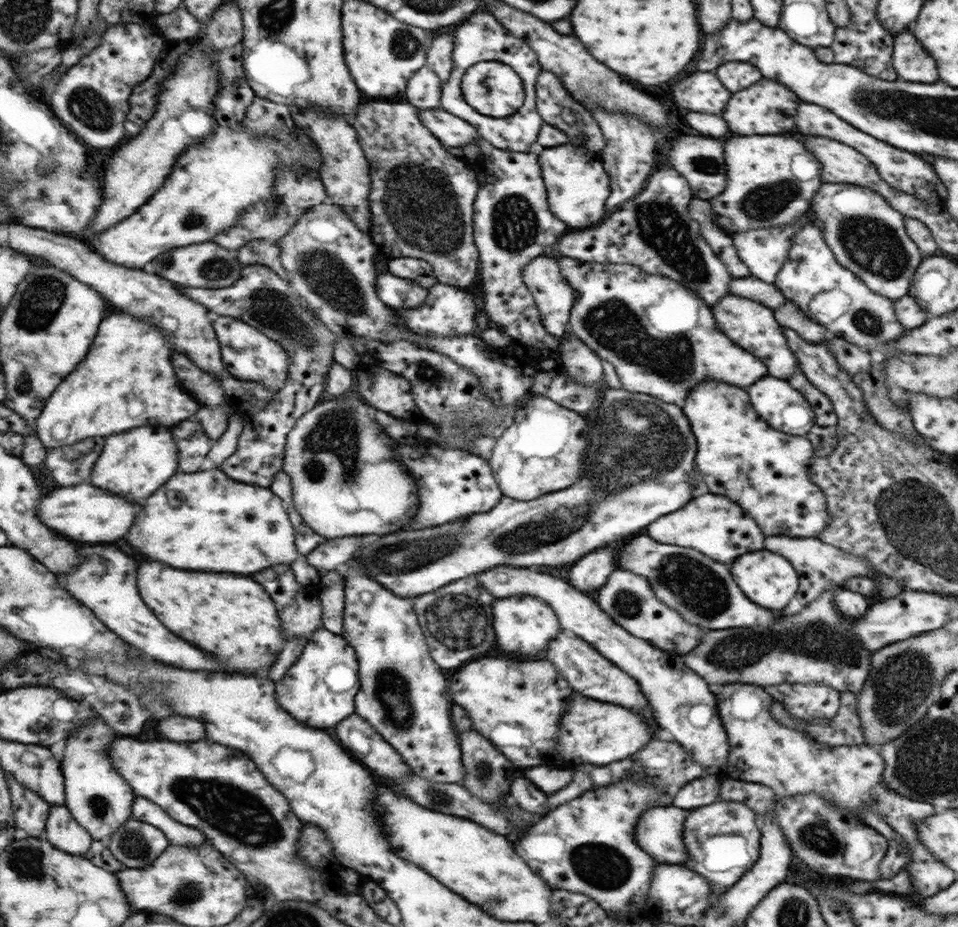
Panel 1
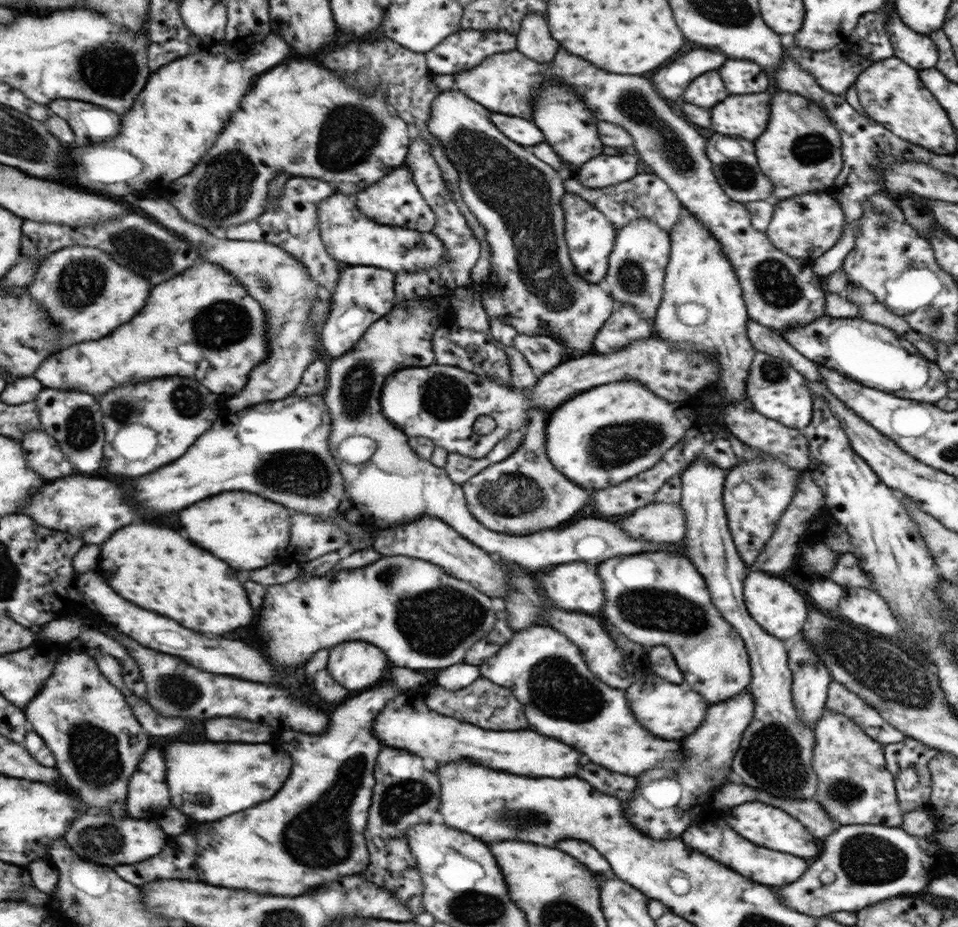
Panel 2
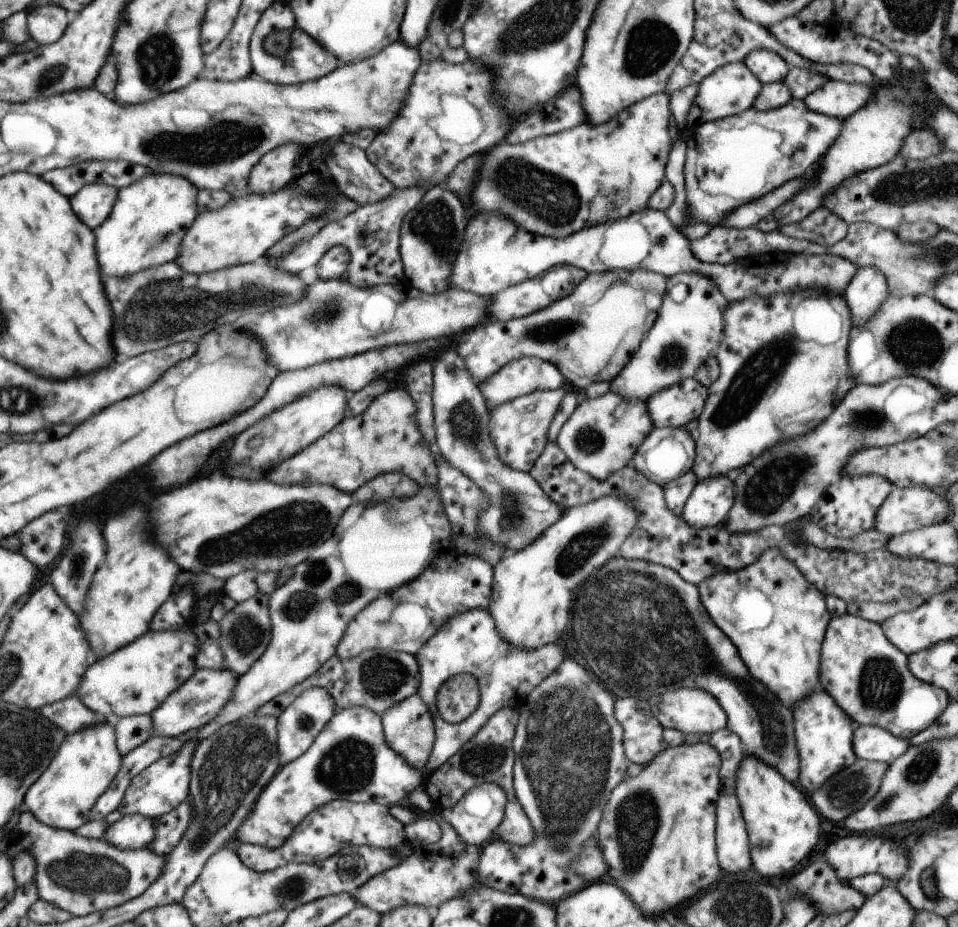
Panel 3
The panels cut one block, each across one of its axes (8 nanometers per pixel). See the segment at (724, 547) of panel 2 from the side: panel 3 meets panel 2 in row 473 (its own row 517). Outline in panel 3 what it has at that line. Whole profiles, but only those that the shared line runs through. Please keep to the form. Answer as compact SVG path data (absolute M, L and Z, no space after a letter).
M732 476L699 480L685 500L681 520L693 528L715 528L725 522L733 504Z

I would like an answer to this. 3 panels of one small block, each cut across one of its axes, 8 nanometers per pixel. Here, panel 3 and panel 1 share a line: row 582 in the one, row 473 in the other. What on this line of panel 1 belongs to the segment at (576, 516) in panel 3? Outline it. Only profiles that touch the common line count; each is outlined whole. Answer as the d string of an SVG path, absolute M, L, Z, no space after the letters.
M532 394L527 397L527 400L523 400L523 408L514 410L510 426L495 440L494 450L488 459L502 496L529 502L548 492L563 490L571 486L573 482L577 482L581 472L581 454L585 450L583 428L585 428L585 422L579 414L575 414L571 409L563 408L548 397Z

